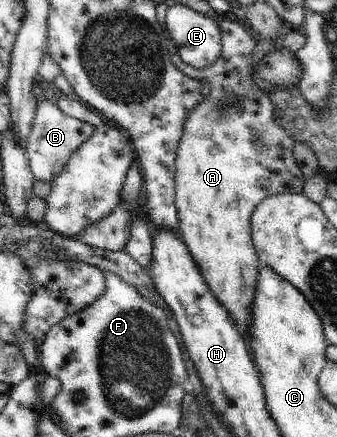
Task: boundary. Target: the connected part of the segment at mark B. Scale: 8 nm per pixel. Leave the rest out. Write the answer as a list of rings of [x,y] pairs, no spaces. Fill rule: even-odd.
[[[52,94],[51,97],[42,96],[38,99],[31,128],[32,132],[29,134],[25,145],[25,158],[32,171],[33,180],[40,180],[40,182],[54,181],[74,151],[88,142],[95,129],[91,124],[65,115],[57,106],[57,99]]]

